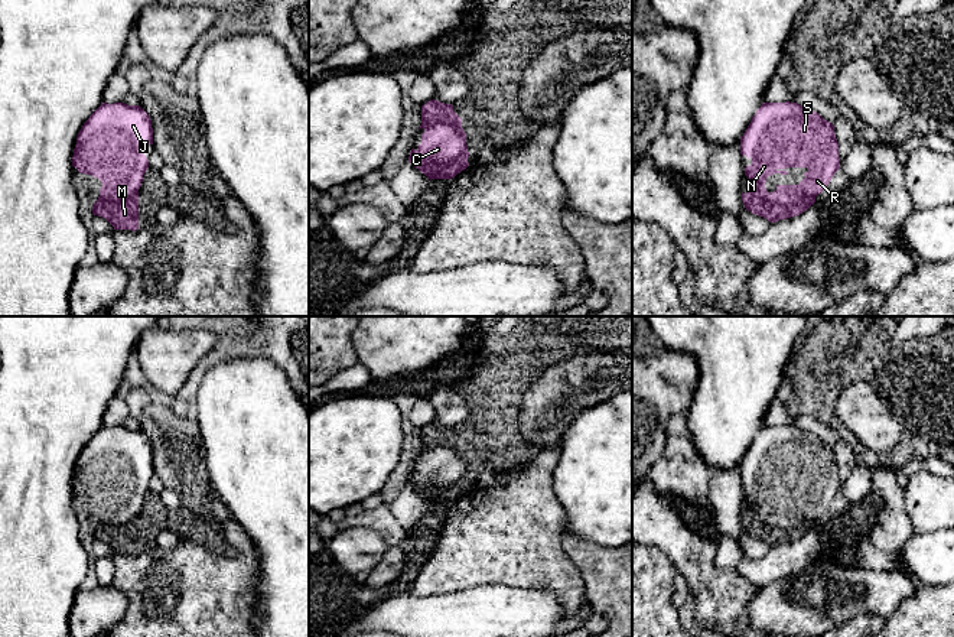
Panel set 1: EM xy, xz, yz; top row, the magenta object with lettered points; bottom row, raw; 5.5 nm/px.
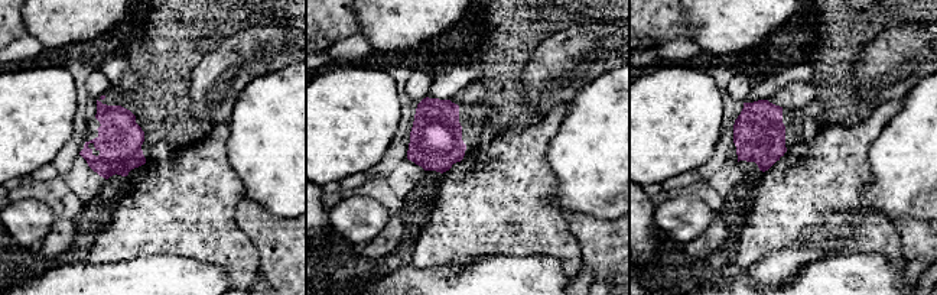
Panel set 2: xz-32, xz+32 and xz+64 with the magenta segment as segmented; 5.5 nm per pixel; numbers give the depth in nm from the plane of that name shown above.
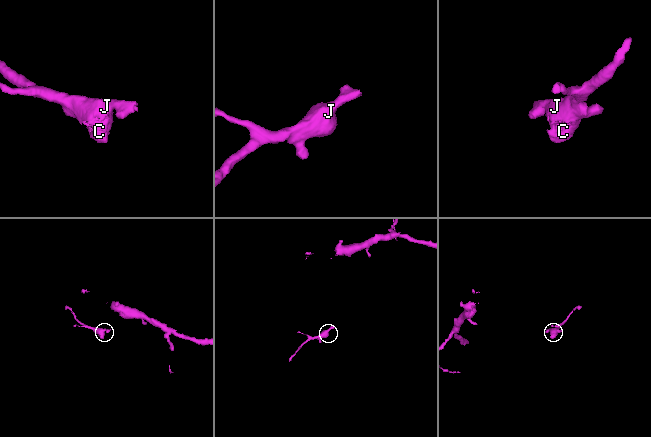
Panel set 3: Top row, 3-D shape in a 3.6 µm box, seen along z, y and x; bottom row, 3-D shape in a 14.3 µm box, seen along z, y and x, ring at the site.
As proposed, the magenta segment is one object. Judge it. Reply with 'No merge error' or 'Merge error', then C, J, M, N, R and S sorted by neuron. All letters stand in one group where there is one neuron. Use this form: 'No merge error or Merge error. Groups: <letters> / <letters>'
Merge error. Groups: C J N R S / M

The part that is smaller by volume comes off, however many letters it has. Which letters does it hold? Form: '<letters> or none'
M

